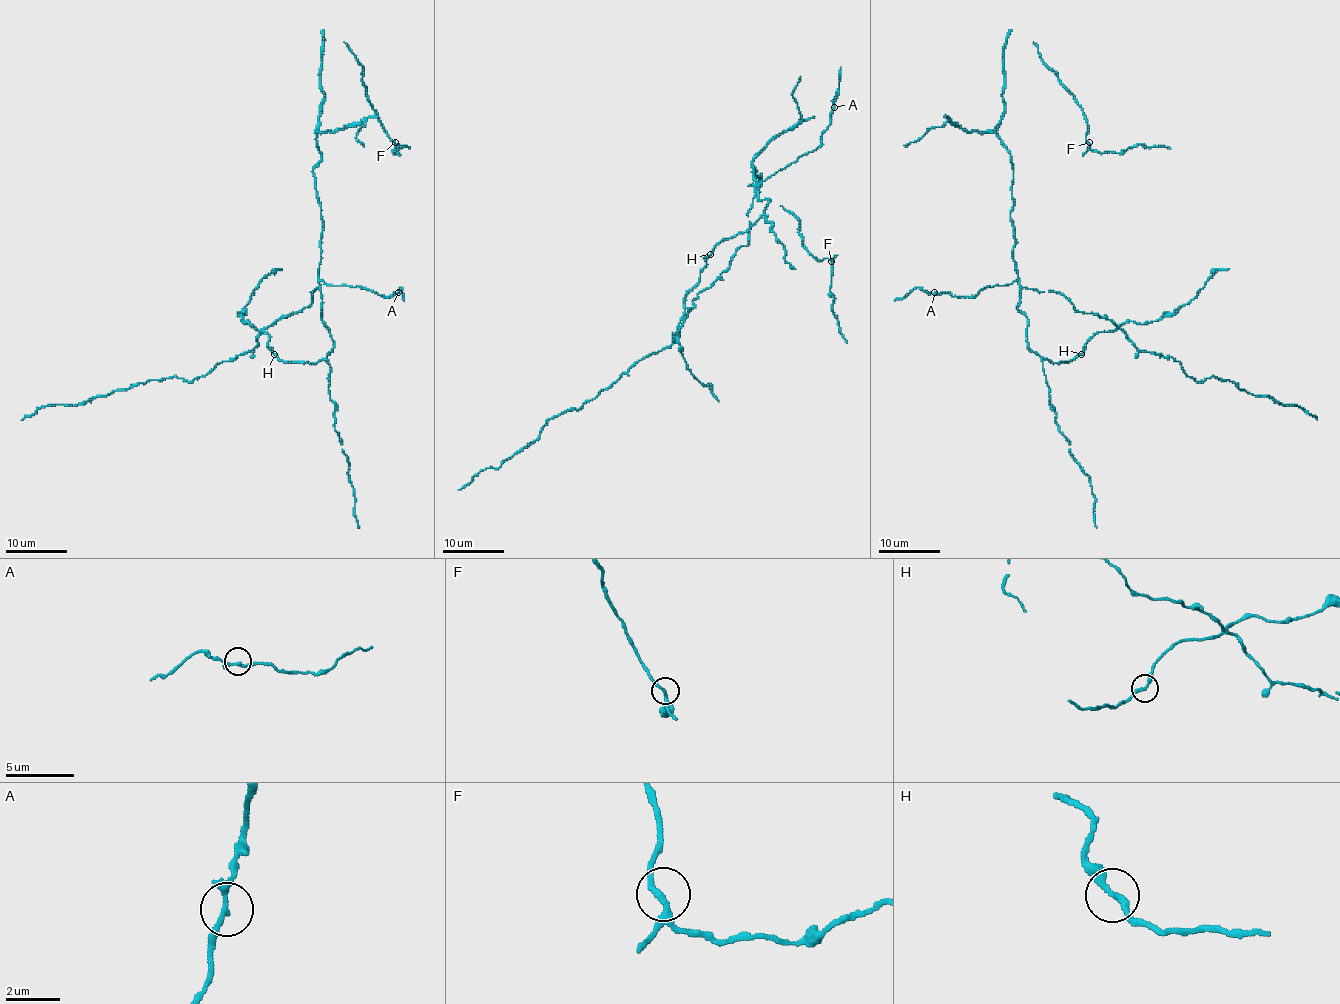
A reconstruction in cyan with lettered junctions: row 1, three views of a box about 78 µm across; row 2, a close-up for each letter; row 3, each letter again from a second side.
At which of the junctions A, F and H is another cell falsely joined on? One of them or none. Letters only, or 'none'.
none

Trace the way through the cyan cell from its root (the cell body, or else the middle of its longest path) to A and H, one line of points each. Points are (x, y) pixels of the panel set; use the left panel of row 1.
A: (319, 265), (319, 278), (325, 284), (361, 285), (382, 296), (391, 296), (398, 292)
H: (319, 265), (322, 322), (333, 341), (331, 350), (316, 363), (283, 363), (274, 353)

